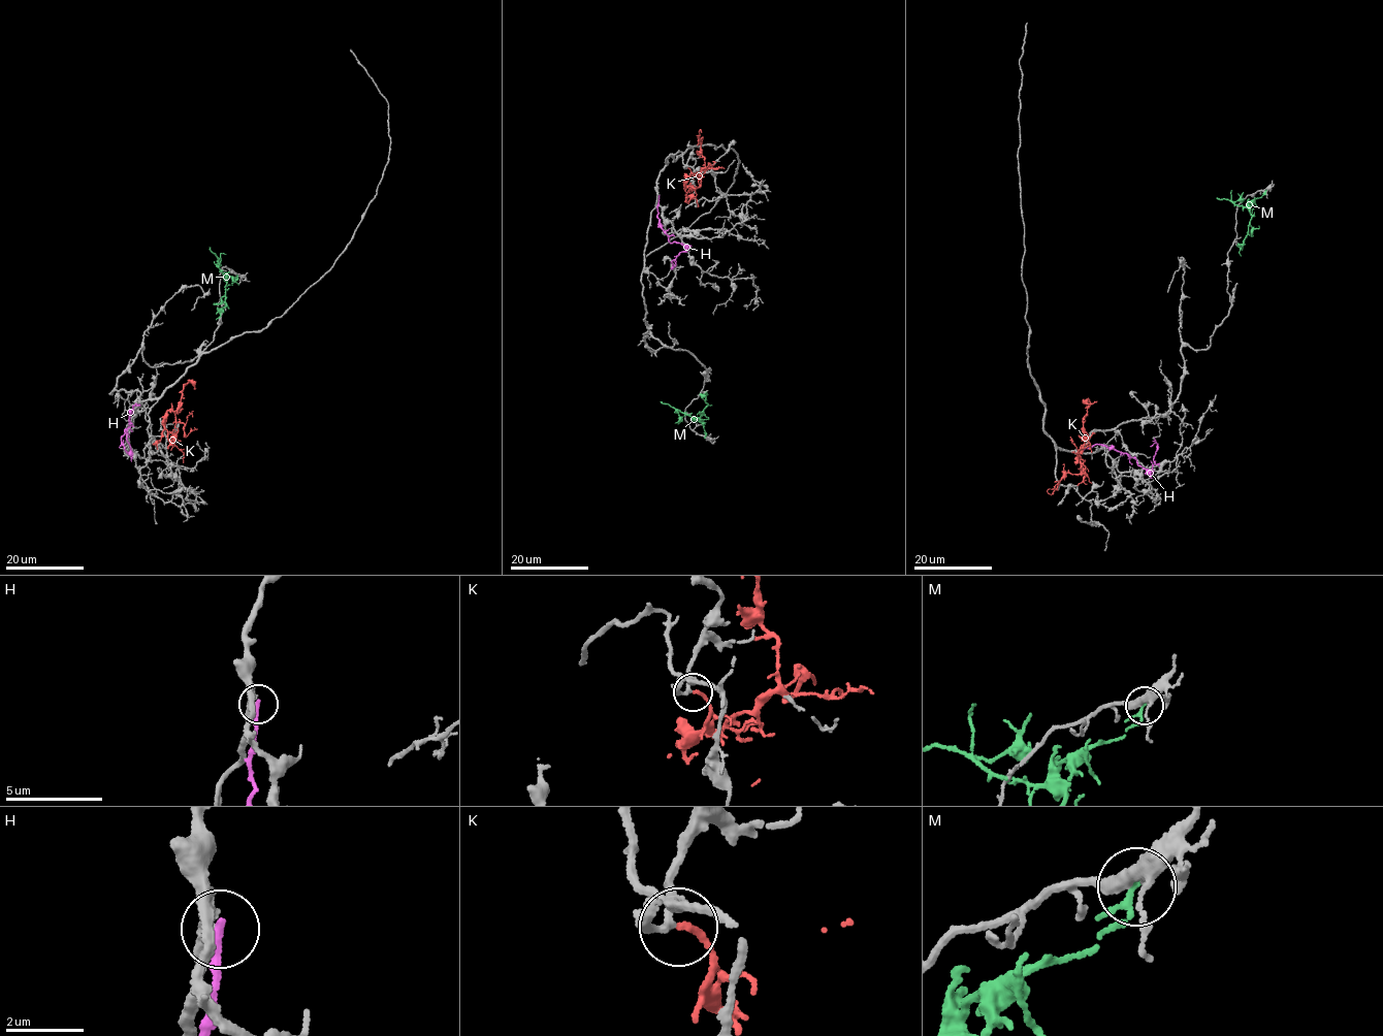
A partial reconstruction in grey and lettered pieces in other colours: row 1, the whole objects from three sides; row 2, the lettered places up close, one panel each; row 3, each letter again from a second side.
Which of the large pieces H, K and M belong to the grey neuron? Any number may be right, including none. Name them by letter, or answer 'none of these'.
none of these

